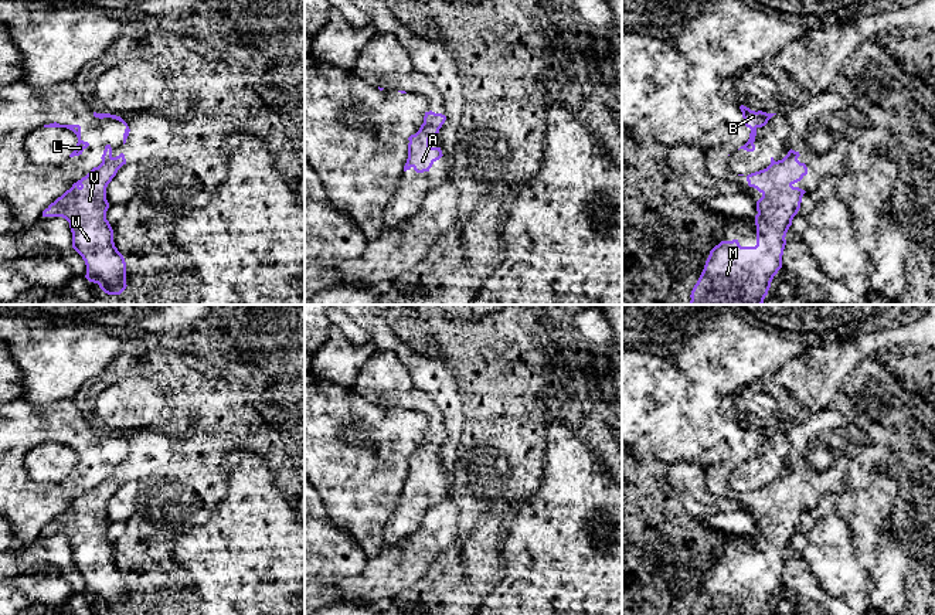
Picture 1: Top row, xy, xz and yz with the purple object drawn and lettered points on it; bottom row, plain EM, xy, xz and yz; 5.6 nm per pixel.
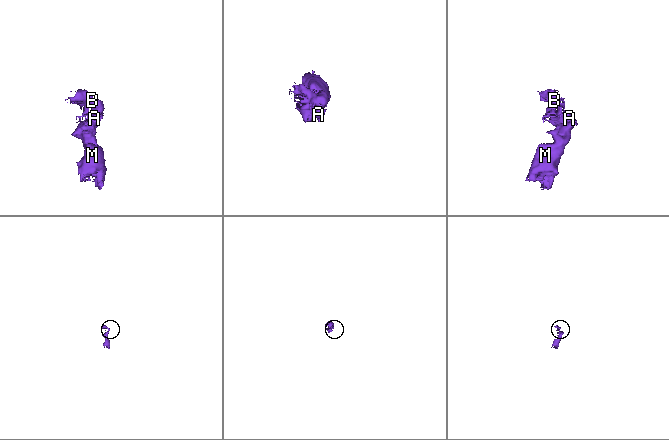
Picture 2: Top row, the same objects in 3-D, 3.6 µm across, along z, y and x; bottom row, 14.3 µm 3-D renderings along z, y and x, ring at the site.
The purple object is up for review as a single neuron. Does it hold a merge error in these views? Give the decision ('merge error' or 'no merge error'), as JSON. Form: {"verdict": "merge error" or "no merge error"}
{"verdict": "merge error"}

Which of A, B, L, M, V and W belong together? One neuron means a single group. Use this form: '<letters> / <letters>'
A M V W / B L

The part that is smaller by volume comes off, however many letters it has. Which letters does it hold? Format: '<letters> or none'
B, L

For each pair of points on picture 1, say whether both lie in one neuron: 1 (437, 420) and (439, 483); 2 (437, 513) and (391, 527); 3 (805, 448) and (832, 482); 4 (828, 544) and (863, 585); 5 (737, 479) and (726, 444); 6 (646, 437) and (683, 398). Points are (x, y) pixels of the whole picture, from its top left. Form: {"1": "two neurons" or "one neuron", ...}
{"1": "one neuron", "2": "two neurons", "3": "one neuron", "4": "one neuron", "5": "two neurons", "6": "one neuron"}

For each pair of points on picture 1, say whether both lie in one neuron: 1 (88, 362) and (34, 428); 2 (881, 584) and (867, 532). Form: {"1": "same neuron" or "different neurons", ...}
{"1": "different neurons", "2": "different neurons"}

